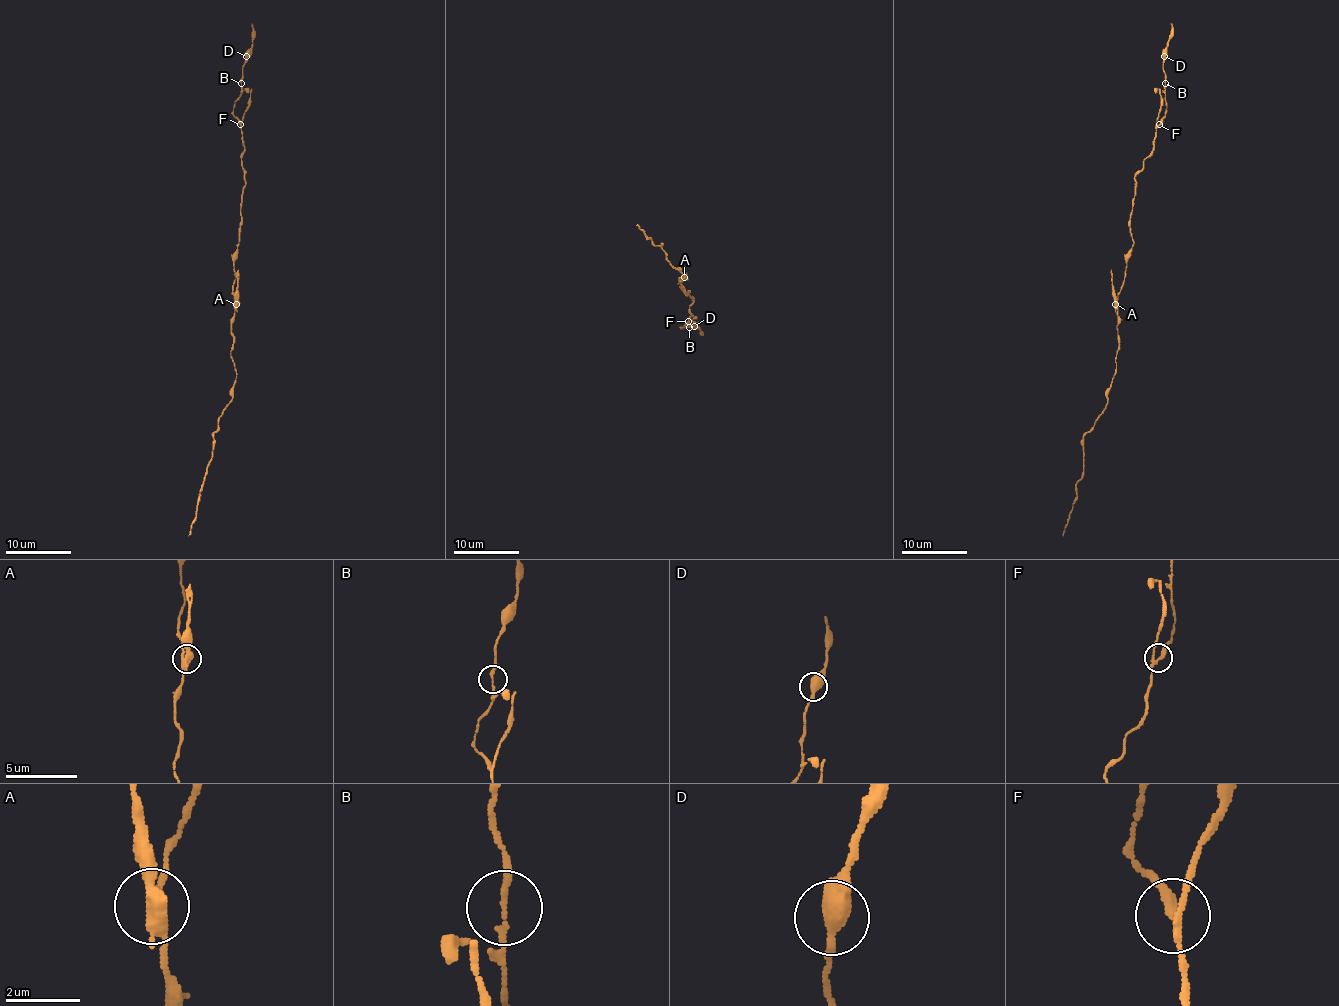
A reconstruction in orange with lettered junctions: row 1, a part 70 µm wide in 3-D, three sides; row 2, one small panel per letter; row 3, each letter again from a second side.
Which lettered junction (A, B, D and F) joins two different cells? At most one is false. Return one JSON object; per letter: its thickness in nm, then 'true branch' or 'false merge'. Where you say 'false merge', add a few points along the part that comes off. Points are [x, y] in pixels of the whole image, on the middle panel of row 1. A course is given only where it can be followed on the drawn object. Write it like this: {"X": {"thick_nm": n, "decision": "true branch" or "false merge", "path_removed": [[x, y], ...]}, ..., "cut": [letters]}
{"A": {"thick_nm": 360, "decision": "false merge"}, "B": {"thick_nm": 150, "decision": "true branch"}, "D": {"thick_nm": 480, "decision": "true branch"}, "F": {"thick_nm": 220, "decision": "true branch"}, "cut": ["A"]}

